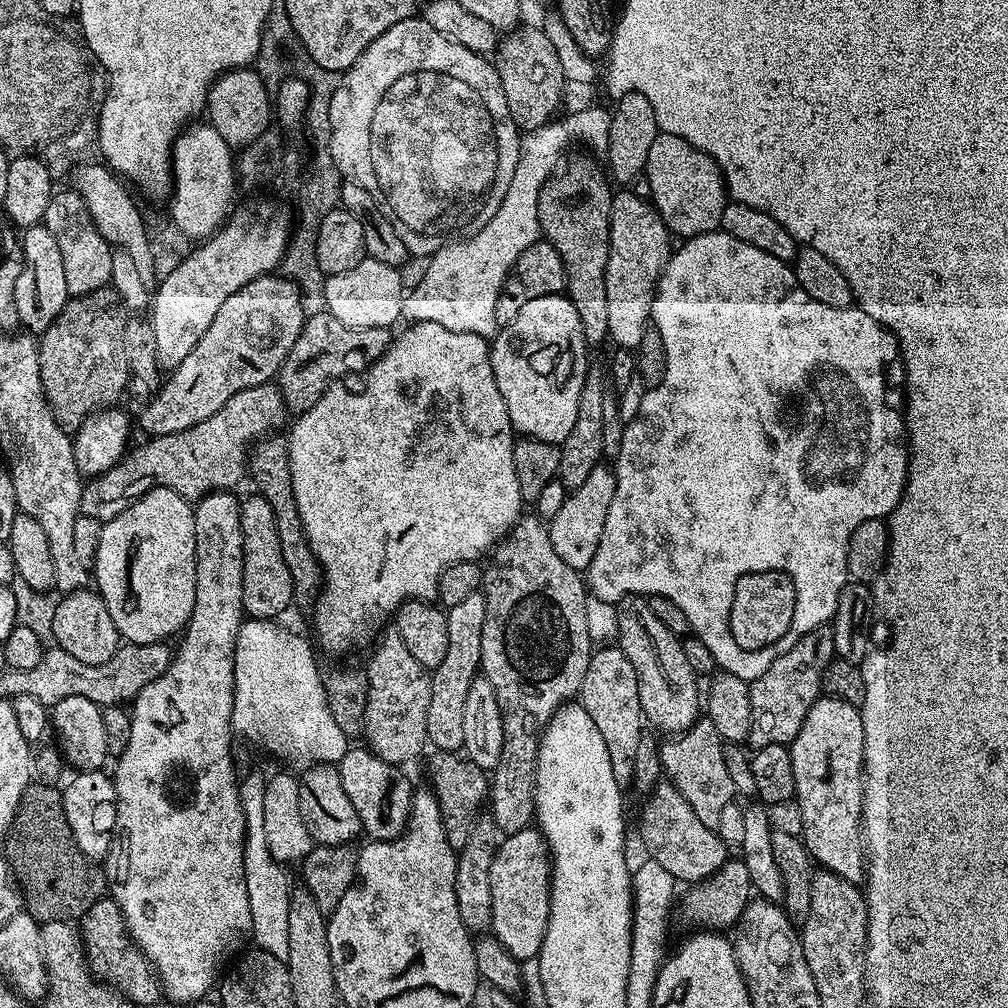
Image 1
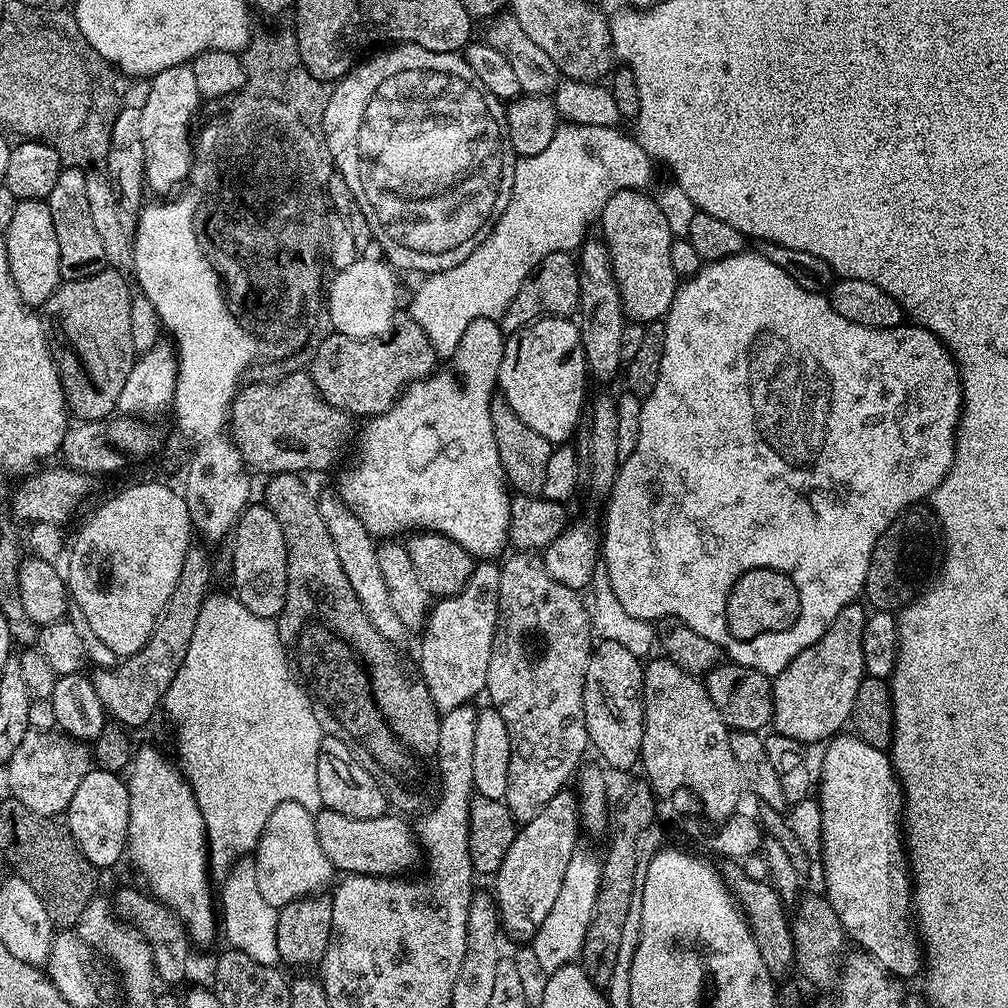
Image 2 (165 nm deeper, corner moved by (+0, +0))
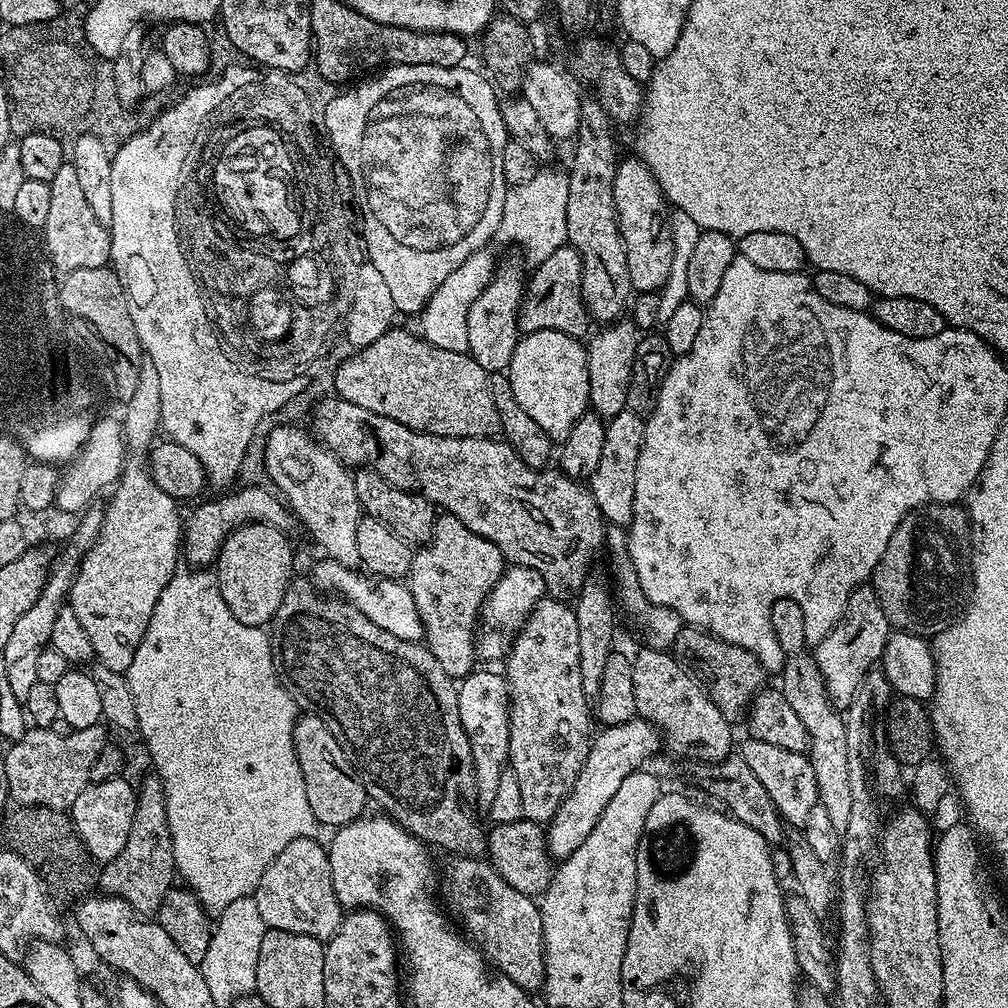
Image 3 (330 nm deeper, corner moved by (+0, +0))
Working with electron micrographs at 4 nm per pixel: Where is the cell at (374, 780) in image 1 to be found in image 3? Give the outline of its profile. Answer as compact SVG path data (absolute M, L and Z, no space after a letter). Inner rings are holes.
M315 714L301 715L294 730L294 746L298 766L302 770L302 778L306 782L306 798L310 802L310 810L314 810L314 818L321 826L335 830L342 824L361 819L365 815L364 804L369 803L368 792L360 773L342 750L334 734Z

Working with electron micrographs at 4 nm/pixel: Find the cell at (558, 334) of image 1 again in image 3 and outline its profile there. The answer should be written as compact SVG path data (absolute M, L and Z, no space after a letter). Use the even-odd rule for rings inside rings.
M558 330L523 333L516 341L506 375L514 398L518 398L518 406L522 406L554 442L563 442L570 430L574 430L574 422L589 411L588 350L577 337Z

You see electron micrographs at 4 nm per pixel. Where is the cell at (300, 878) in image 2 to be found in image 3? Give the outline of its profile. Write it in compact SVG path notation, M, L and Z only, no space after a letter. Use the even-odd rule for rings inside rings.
M310 836L298 838L290 842L290 846L286 846L286 850L282 850L282 854L274 858L274 862L270 862L270 866L266 866L266 874L262 874L254 893L258 914L262 914L265 929L277 928L294 934L306 934L321 942L331 940L332 935L340 929L342 909L334 894L328 853L325 845L320 845L318 841L319 839Z

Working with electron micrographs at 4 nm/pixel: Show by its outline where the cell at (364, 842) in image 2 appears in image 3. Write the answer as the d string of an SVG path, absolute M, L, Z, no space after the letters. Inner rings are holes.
M456 856L453 861L448 877L445 880L443 877L442 880L442 900L447 911L453 917L456 915L460 919L459 927L462 929L463 935L483 952L485 961L497 973L510 978L510 982L517 984L523 992L539 993L543 989L544 975L546 974L544 931L542 930L542 914L539 903L533 897L518 894L518 890L514 890L514 886L510 886L494 871L487 859Z

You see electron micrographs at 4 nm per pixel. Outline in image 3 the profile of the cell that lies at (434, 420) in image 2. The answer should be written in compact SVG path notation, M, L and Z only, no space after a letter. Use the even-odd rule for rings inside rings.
M501 263L498 274L493 275L486 290L482 290L482 294L478 294L474 306L470 306L468 319L474 322L474 355L476 361L483 368L489 370L507 369L518 339L520 302L524 299L525 287L526 276L525 273L520 273L519 266Z

